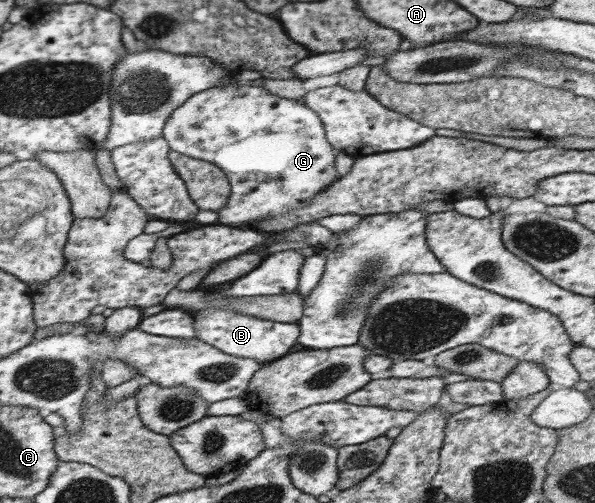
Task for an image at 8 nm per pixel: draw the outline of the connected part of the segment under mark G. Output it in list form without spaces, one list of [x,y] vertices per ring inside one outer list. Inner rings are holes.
[[[241,81],[227,82],[229,84],[224,82],[190,96],[180,108],[174,109],[161,133],[169,142],[169,149],[213,163],[224,173],[230,185],[230,197],[218,211],[217,221],[222,225],[244,227],[258,219],[305,207],[338,177],[334,169],[334,151],[325,137],[321,119],[302,101],[278,97],[262,87],[250,87]]]

